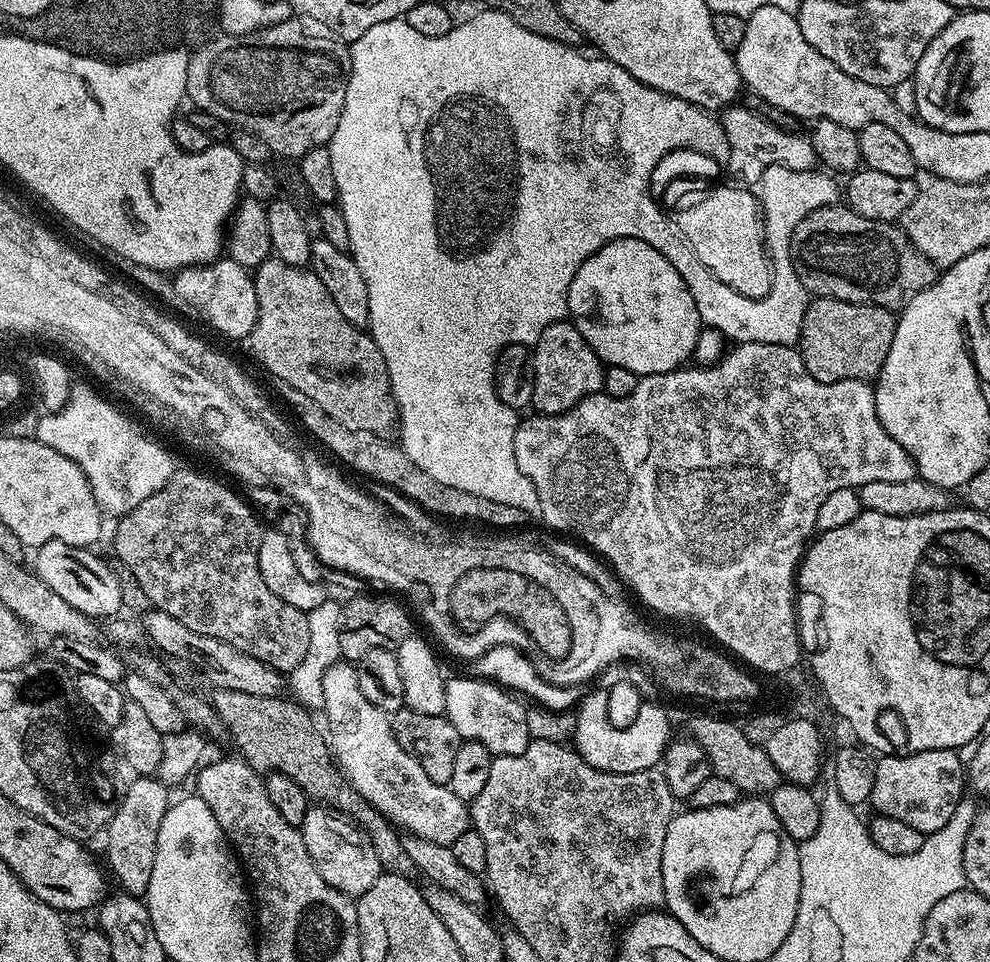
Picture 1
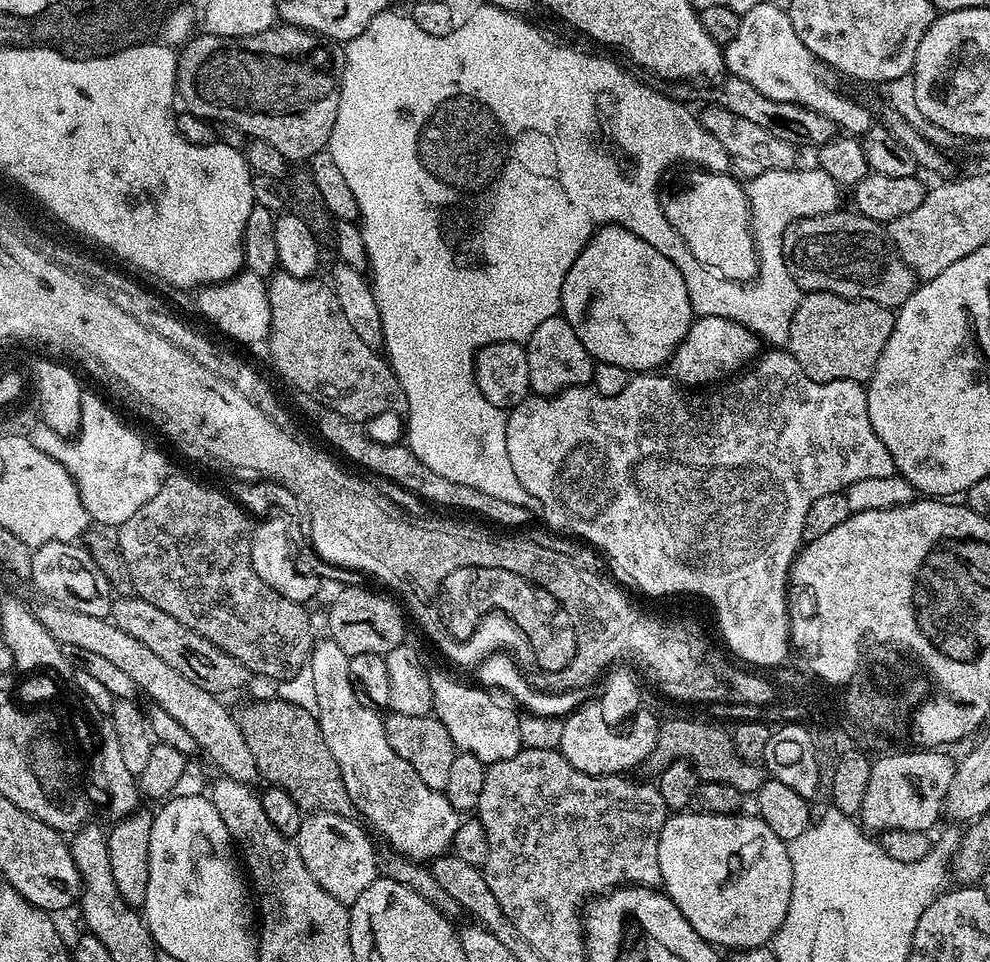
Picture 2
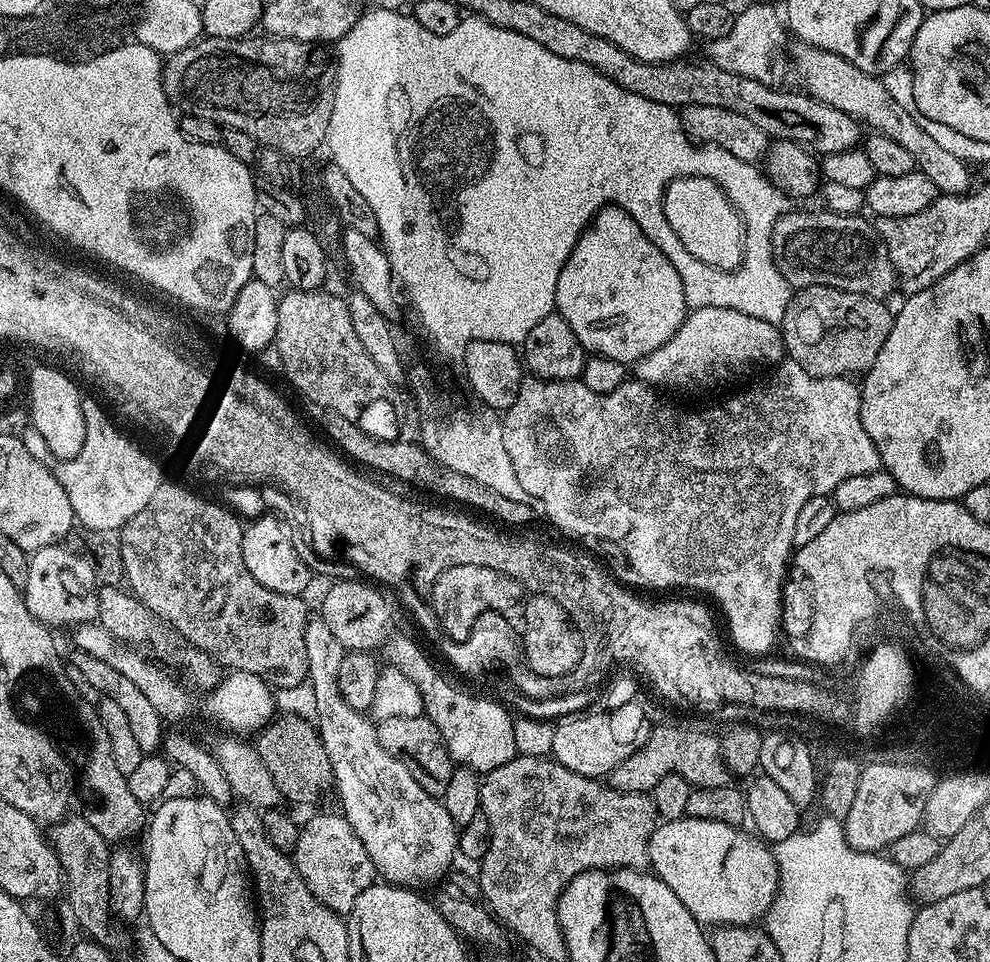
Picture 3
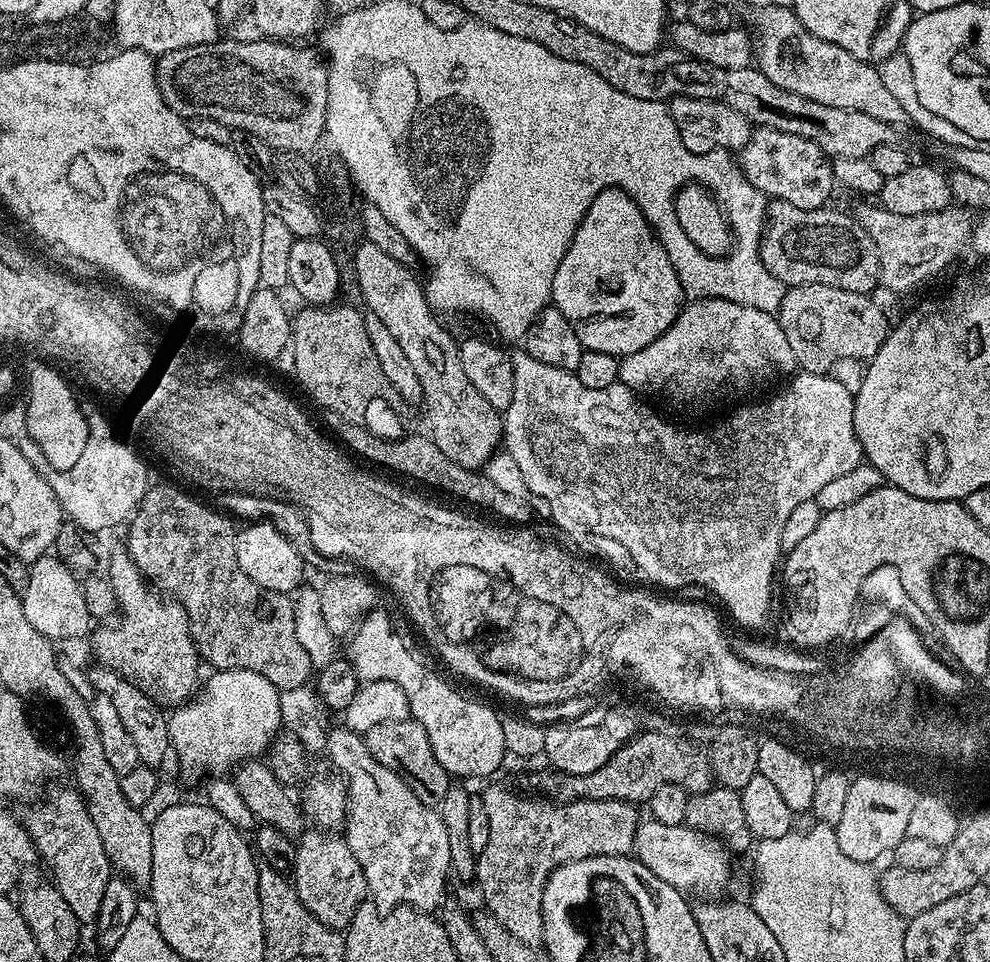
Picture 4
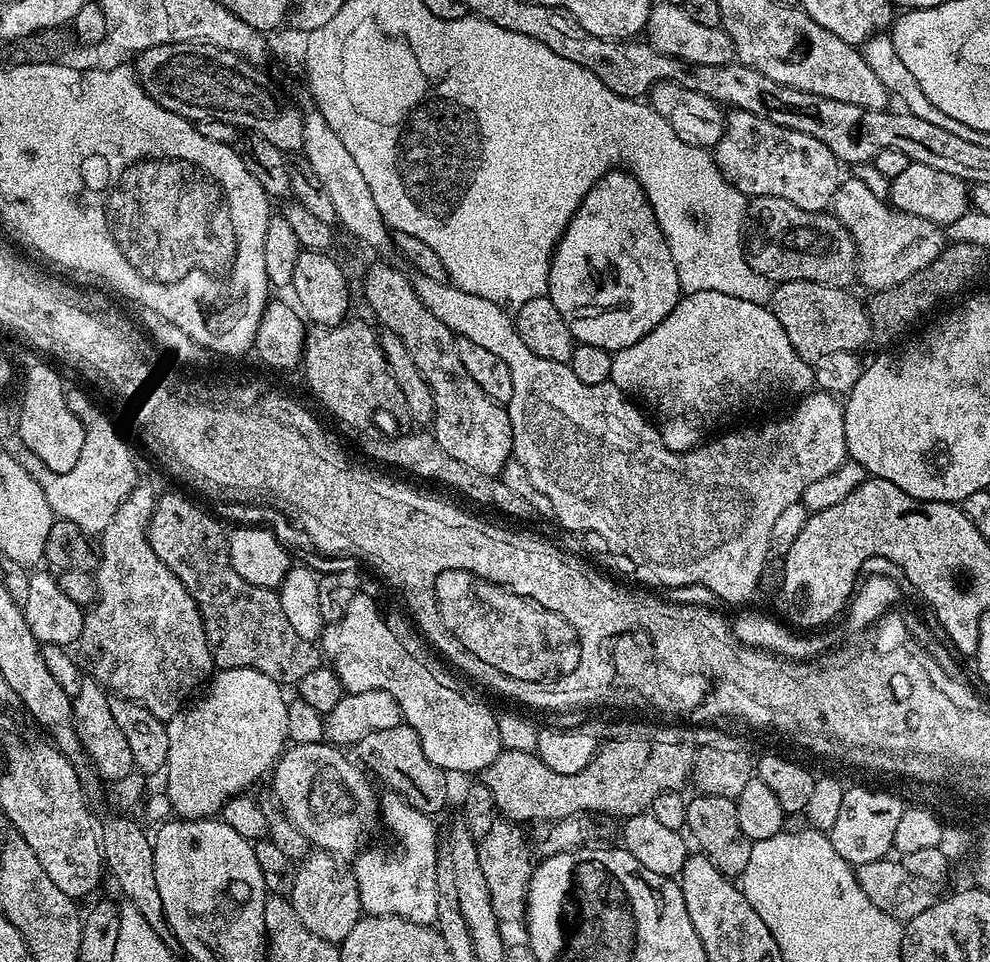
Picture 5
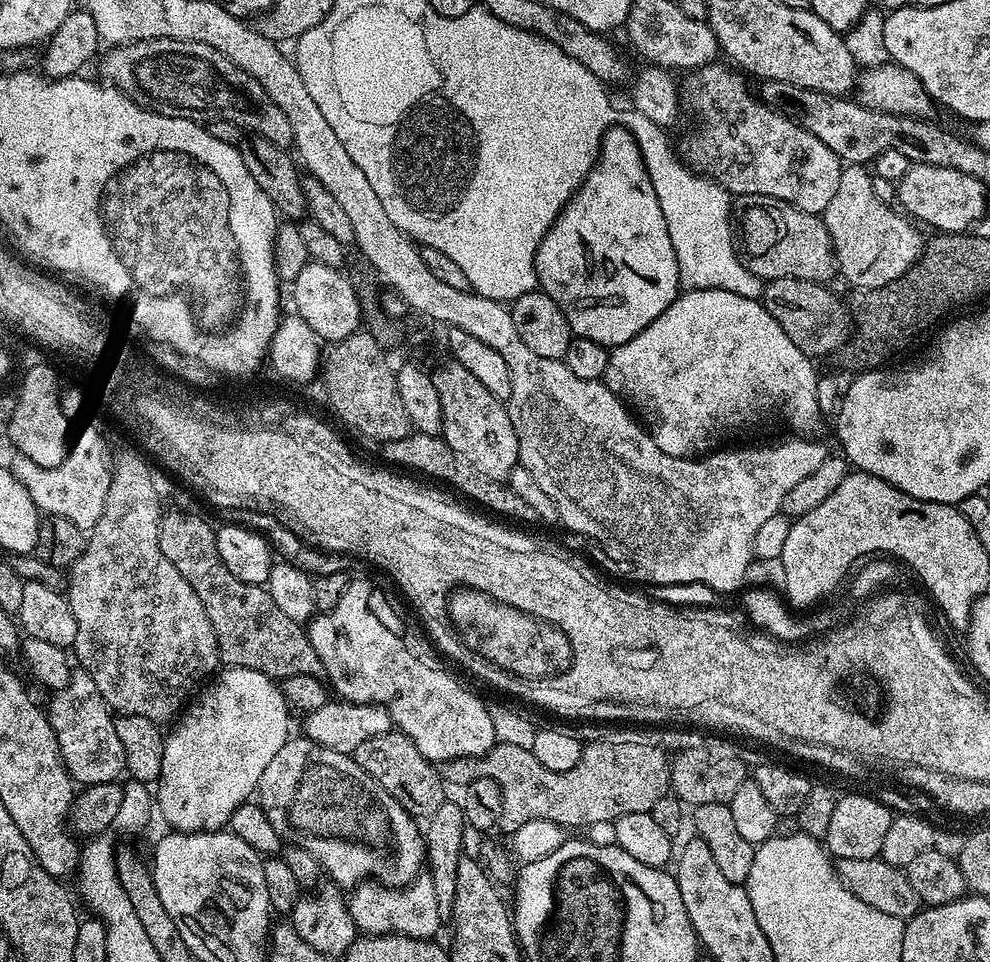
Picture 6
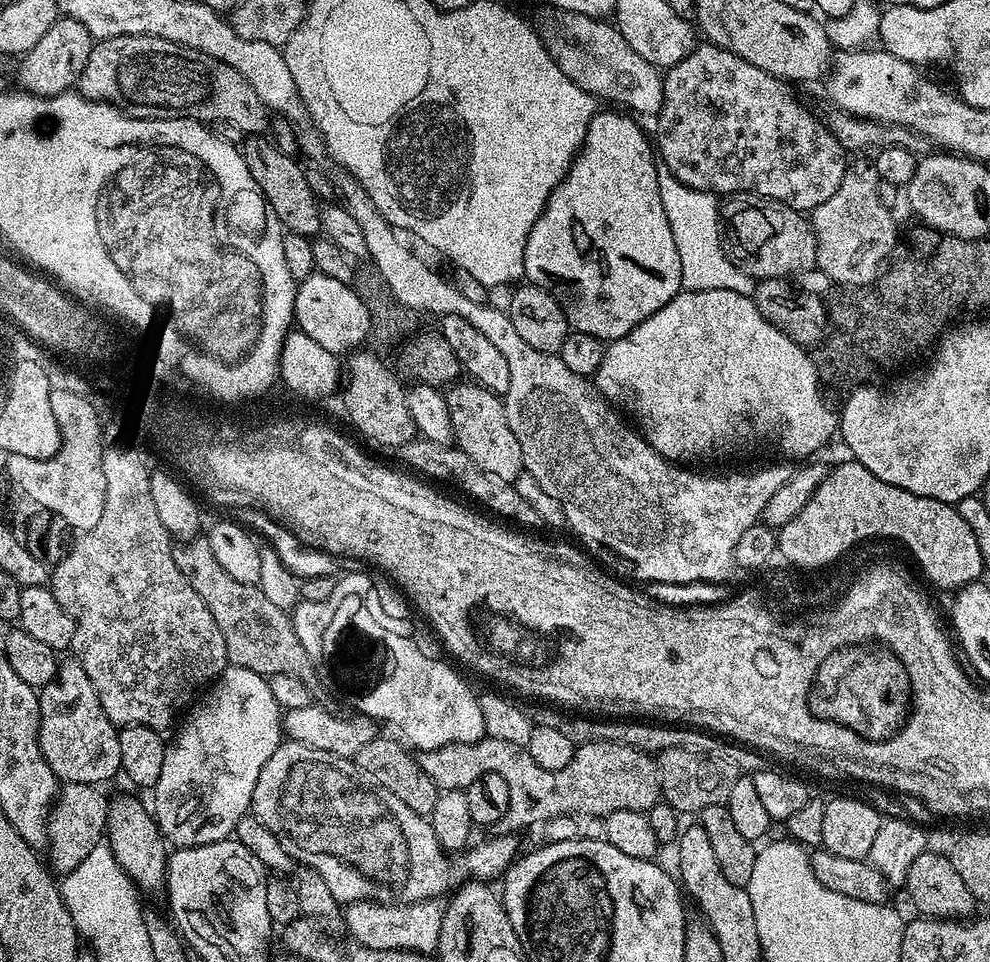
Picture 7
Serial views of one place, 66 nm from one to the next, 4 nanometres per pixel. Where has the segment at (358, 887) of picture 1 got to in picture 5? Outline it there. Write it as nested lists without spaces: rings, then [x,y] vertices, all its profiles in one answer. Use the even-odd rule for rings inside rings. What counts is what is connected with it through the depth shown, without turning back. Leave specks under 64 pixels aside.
[[[324,849],[309,852],[297,867],[290,897],[298,918],[302,918],[310,934],[318,934],[318,938],[326,938],[326,942],[337,946],[346,938],[346,934],[350,934],[350,930],[354,930],[362,915],[356,873],[343,864],[339,857]]]

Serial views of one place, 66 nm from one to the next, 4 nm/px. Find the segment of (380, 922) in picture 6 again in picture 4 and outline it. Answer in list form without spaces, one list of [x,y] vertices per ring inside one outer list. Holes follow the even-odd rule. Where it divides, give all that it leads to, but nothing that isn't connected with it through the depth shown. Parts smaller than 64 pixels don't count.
[[[347,726],[339,727],[333,727],[328,733],[326,756],[332,759],[332,766],[342,773],[344,782],[348,785],[348,815],[342,836],[361,863],[368,896],[385,909],[403,906],[416,908],[419,912],[435,913],[445,899],[444,879],[450,876],[452,866],[450,838],[439,811],[431,804],[423,804],[414,790],[406,786],[401,776],[382,766],[382,762],[378,762],[370,754],[370,750],[366,750],[366,742],[361,733],[353,732]]]

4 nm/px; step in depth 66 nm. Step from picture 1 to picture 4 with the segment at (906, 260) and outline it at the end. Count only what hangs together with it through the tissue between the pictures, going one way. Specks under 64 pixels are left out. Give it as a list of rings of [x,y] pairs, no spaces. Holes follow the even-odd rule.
[[[768,200],[764,235],[760,238],[762,266],[785,286],[821,284],[851,292],[875,293],[880,263],[874,242],[855,215],[831,212],[831,207],[802,210],[790,202]]]

